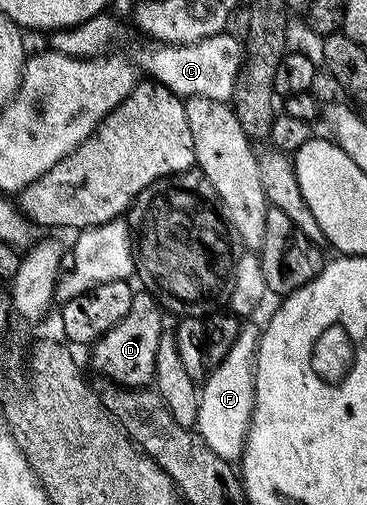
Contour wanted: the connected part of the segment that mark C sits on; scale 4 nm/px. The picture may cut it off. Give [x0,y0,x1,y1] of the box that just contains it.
[137,32,245,102]

